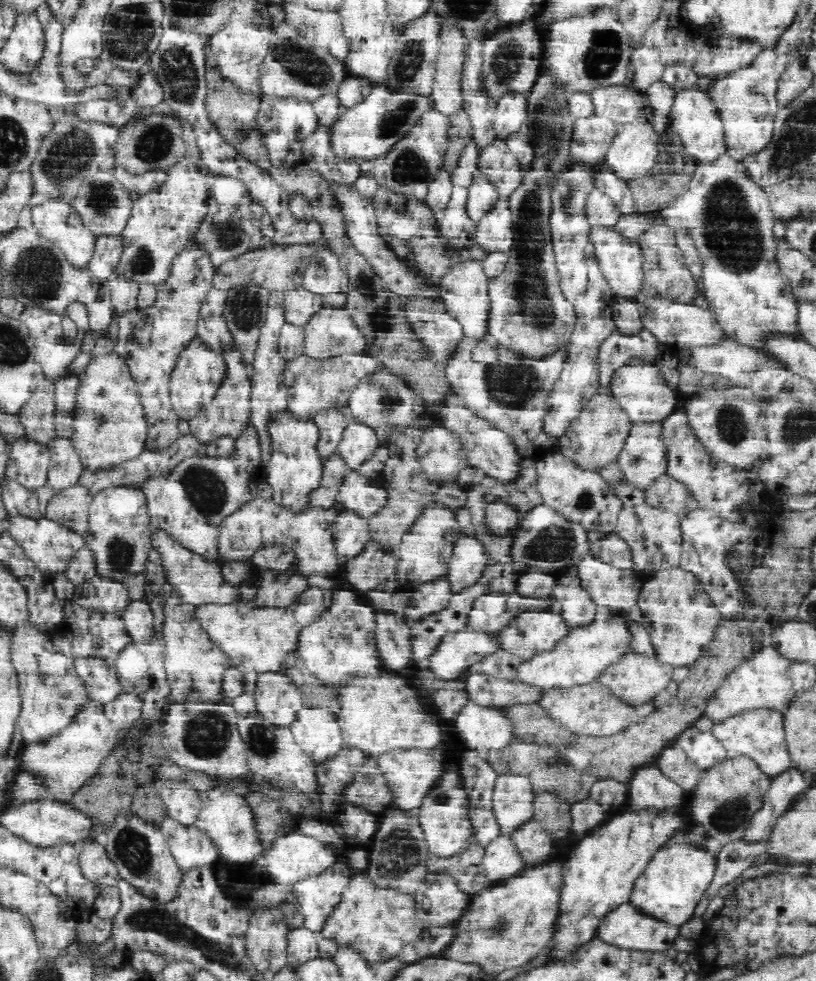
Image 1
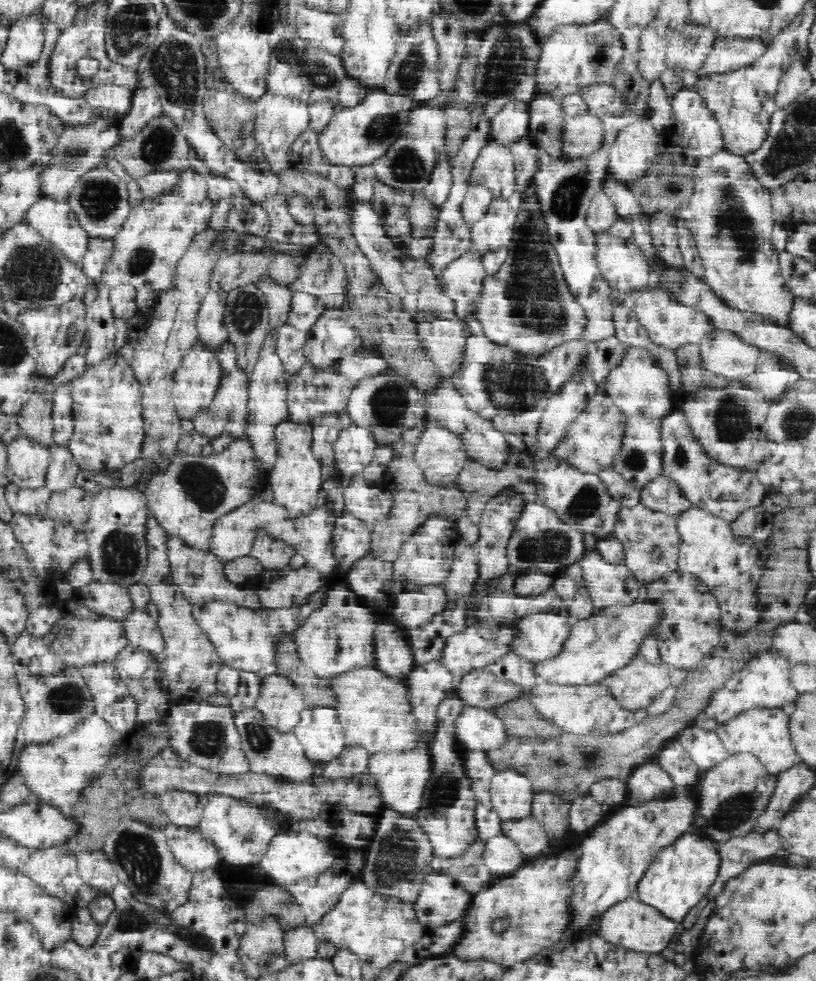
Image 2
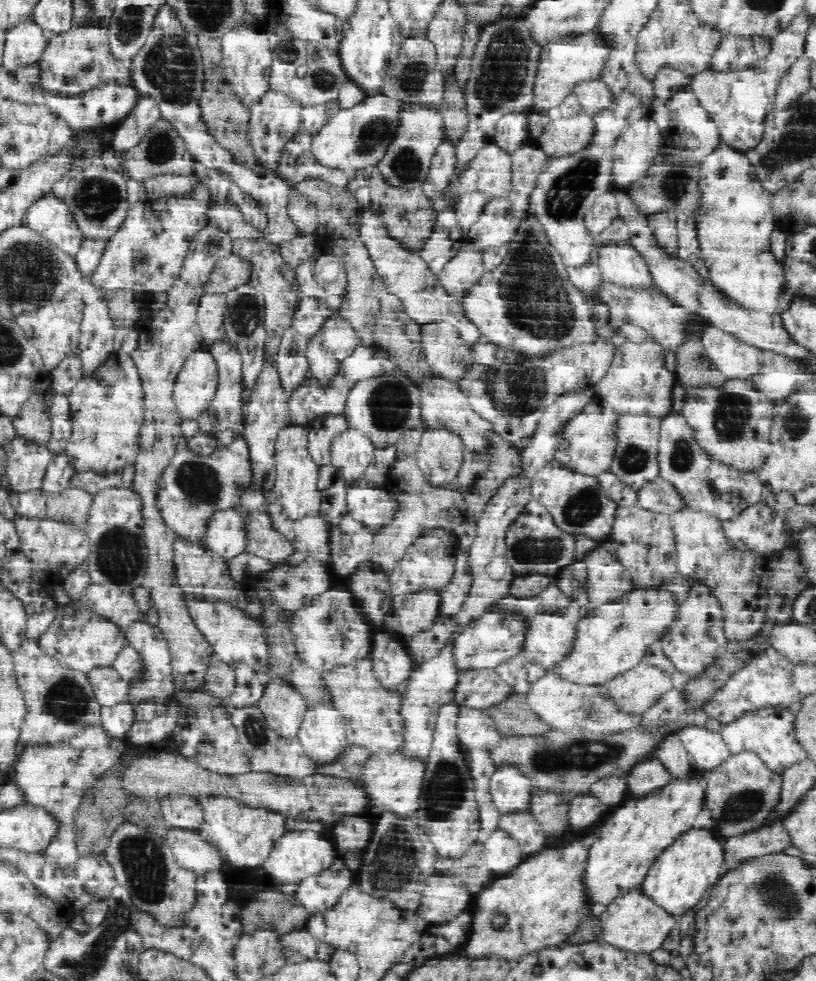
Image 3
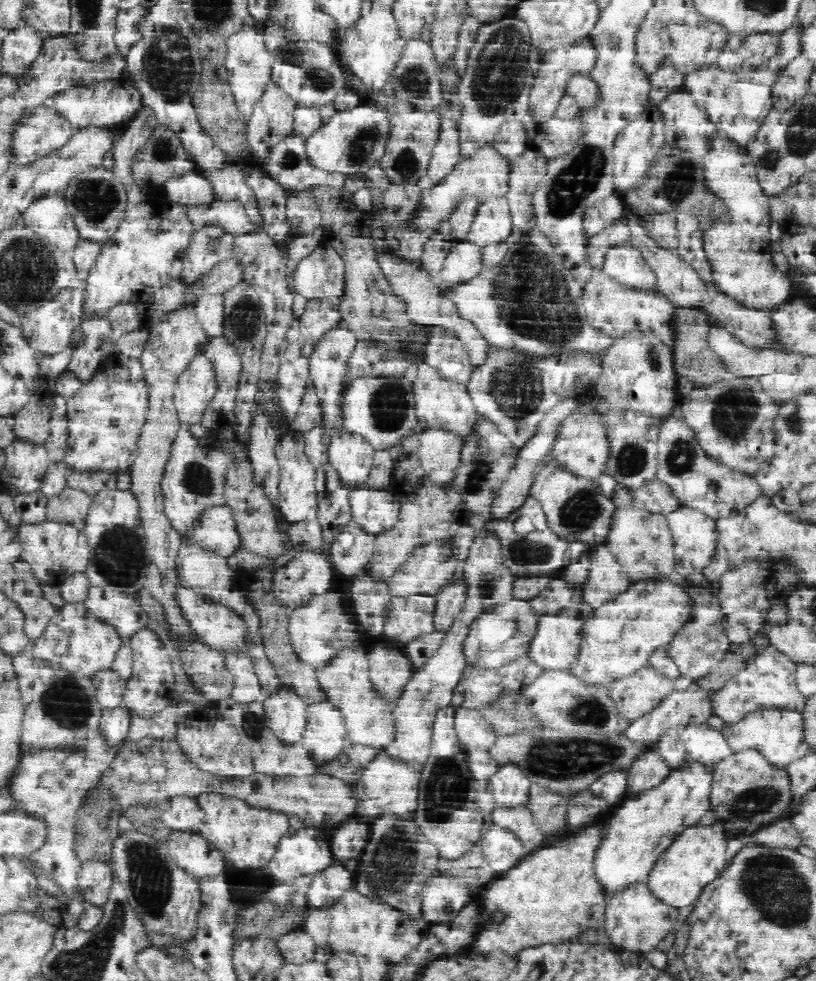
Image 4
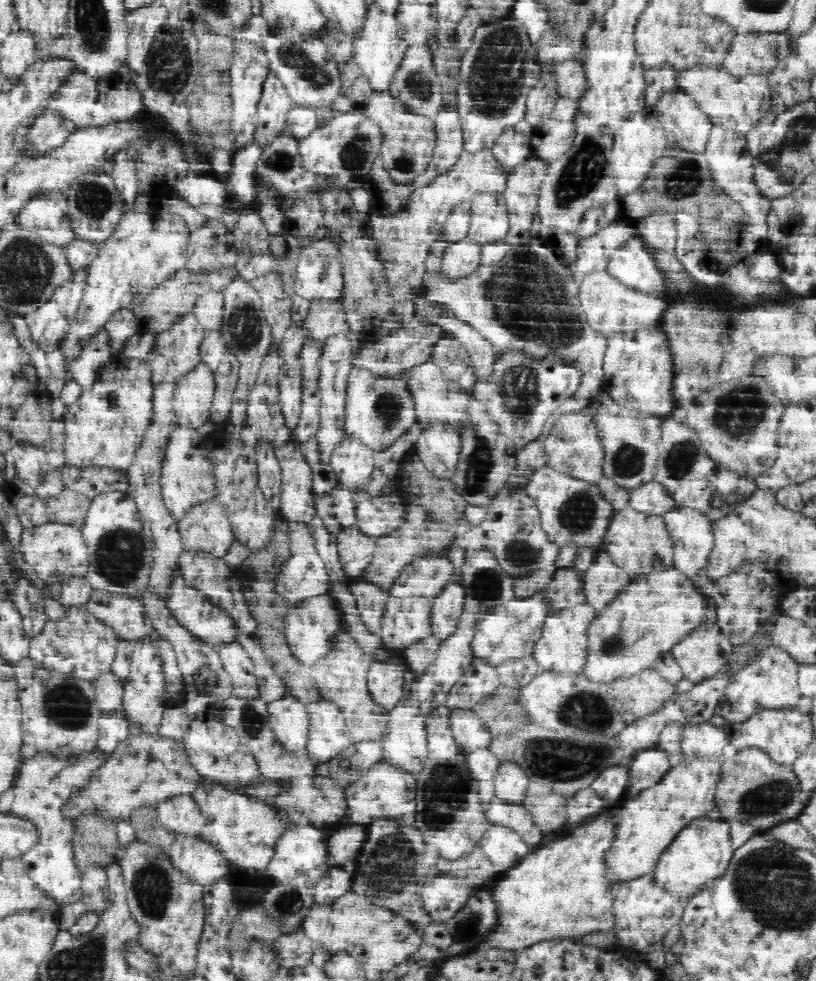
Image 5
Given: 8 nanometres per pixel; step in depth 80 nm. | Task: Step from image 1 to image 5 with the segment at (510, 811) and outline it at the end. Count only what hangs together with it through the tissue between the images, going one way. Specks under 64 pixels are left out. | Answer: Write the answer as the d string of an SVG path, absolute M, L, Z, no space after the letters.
M502 762L499 764L497 774L494 777L495 796L503 802L521 804L528 786L526 772L516 762Z

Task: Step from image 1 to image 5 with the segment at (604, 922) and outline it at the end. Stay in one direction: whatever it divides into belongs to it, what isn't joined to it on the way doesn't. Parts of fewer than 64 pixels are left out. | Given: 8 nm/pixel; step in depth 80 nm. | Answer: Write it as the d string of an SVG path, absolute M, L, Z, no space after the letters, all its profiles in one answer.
M653 872L622 881L612 891L614 891L612 909L618 919L618 926L616 926L614 934L622 944L630 947L631 950L639 952L650 944L662 942L672 926L681 924L685 902L666 887L660 886L660 883L654 879Z

